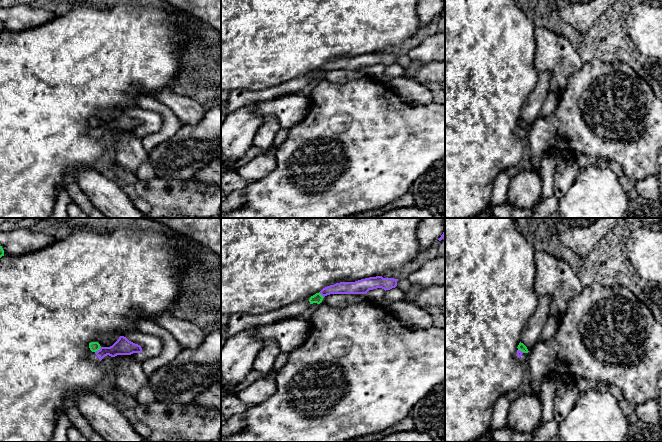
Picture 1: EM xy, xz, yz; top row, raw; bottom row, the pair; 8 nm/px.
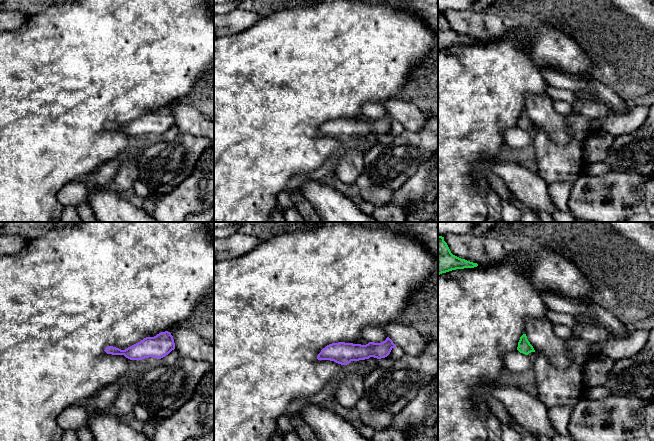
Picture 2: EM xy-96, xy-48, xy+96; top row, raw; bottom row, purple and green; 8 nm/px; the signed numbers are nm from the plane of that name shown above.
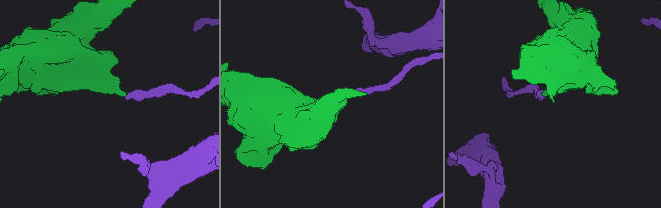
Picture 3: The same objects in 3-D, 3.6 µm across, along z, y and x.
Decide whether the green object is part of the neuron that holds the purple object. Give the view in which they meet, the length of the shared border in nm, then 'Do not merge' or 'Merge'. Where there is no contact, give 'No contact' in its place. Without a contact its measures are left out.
Touches purple in xy. Shared border 70 nm. Do not merge

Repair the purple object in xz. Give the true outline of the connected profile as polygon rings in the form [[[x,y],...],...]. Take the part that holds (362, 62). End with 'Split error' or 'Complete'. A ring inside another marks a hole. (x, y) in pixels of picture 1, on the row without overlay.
[[[382,52],[369,53],[355,58],[340,58],[327,62],[320,67],[325,73],[330,70],[366,70],[369,66],[382,64],[385,67],[395,64],[398,55],[383,54]]]. Complete

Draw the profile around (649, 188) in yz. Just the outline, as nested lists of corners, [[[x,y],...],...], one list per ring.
[[[651,175],[636,181],[635,189],[640,197],[652,203],[660,199],[660,180],[658,175]]]

